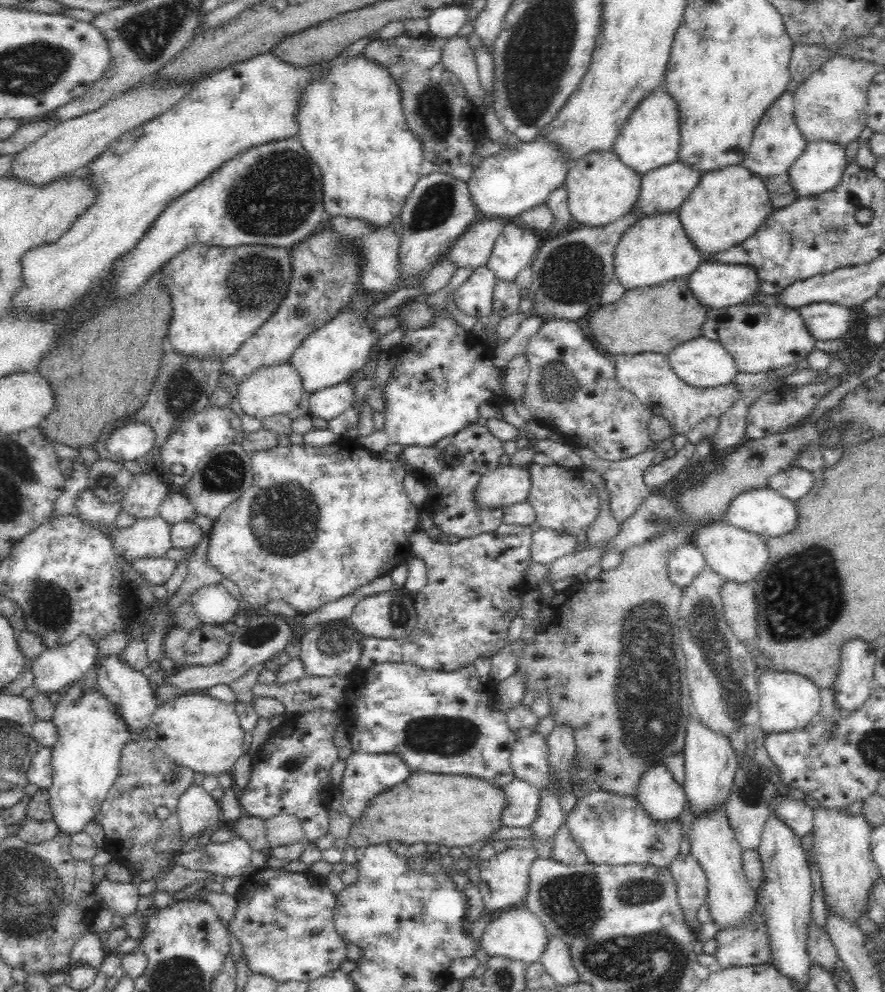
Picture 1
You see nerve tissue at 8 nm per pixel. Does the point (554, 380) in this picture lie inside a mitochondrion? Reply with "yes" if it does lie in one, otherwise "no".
yes

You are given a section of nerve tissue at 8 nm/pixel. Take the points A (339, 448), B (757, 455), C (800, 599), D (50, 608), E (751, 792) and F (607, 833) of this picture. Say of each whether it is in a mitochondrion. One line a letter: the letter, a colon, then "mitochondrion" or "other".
A: other
B: other
C: mitochondrion
D: mitochondrion
E: mitochondrion
F: other

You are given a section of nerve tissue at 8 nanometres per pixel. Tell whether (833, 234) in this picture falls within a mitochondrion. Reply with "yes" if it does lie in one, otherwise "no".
yes

